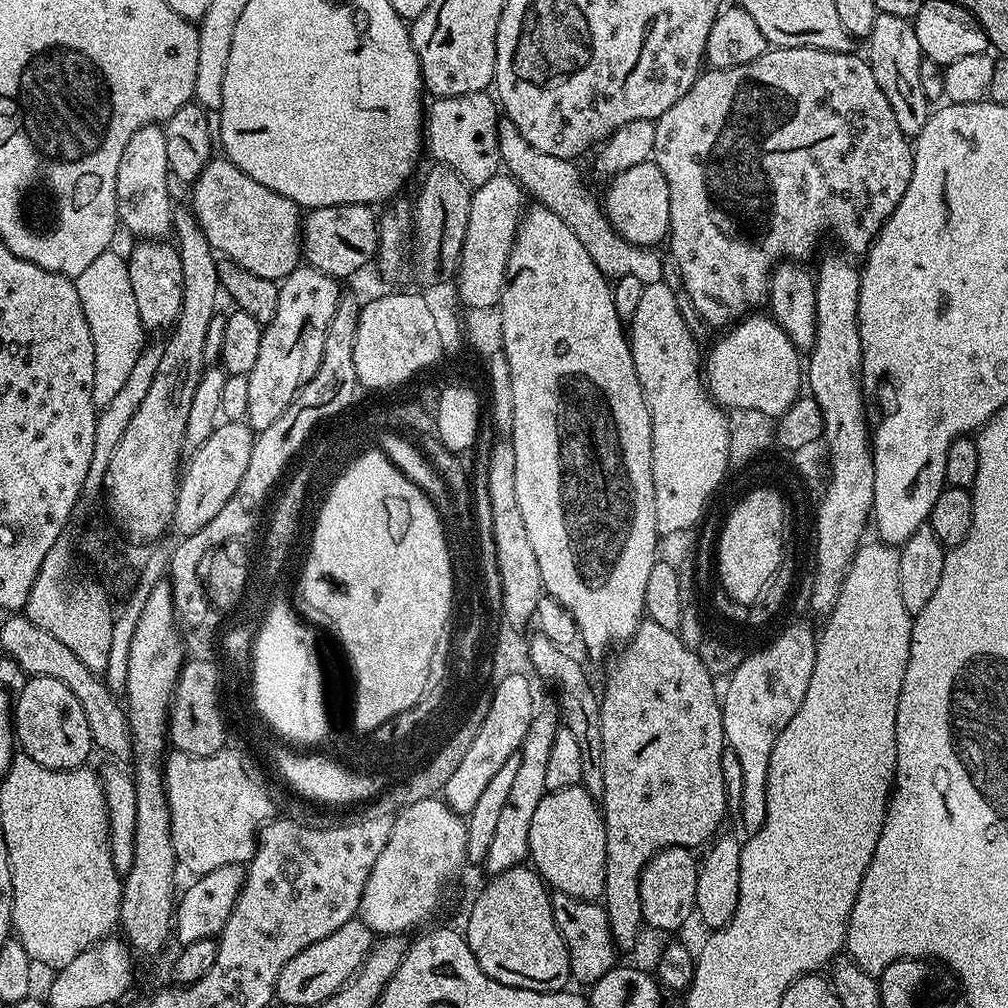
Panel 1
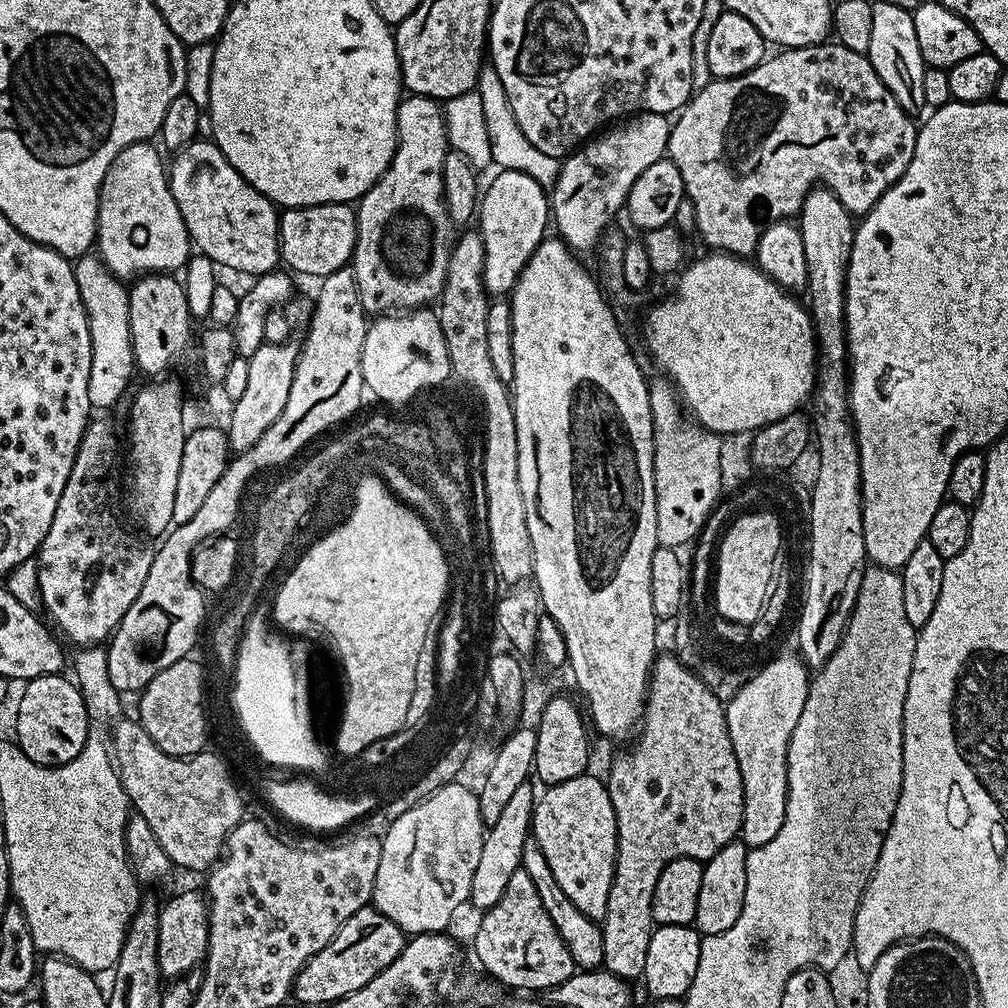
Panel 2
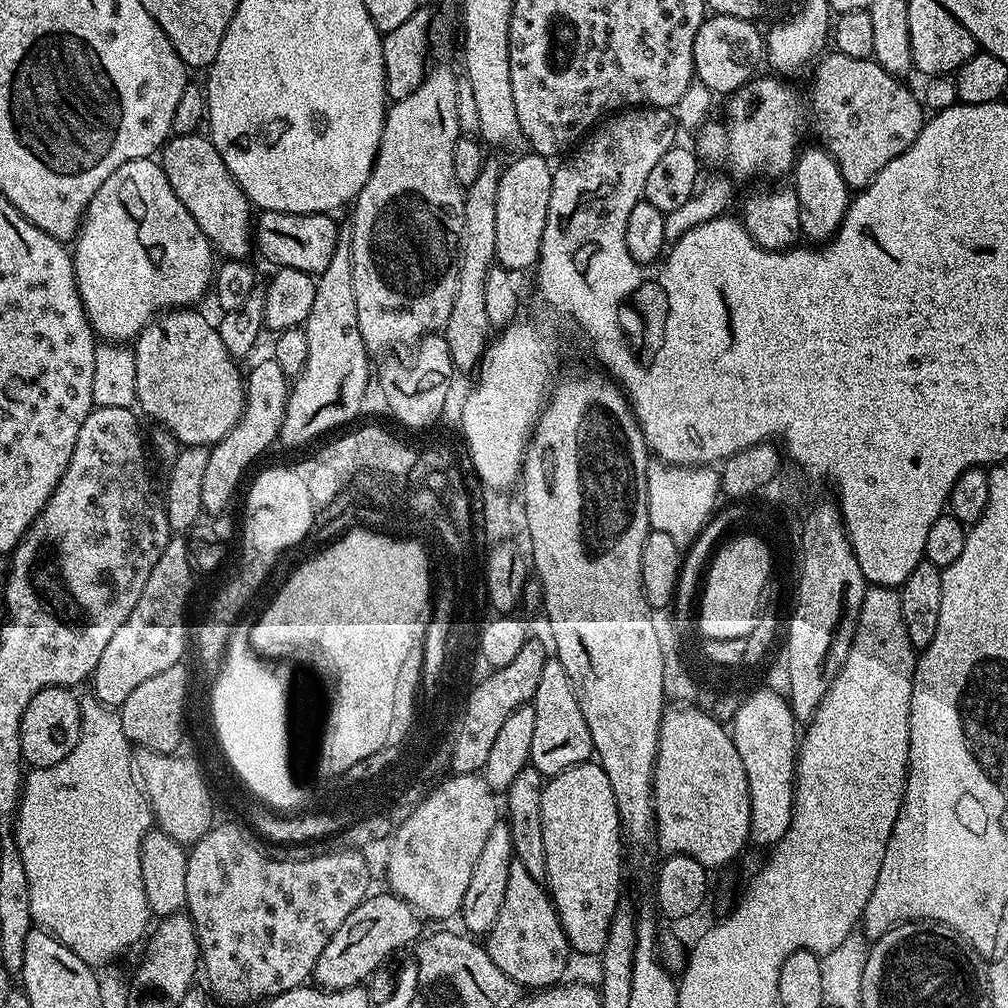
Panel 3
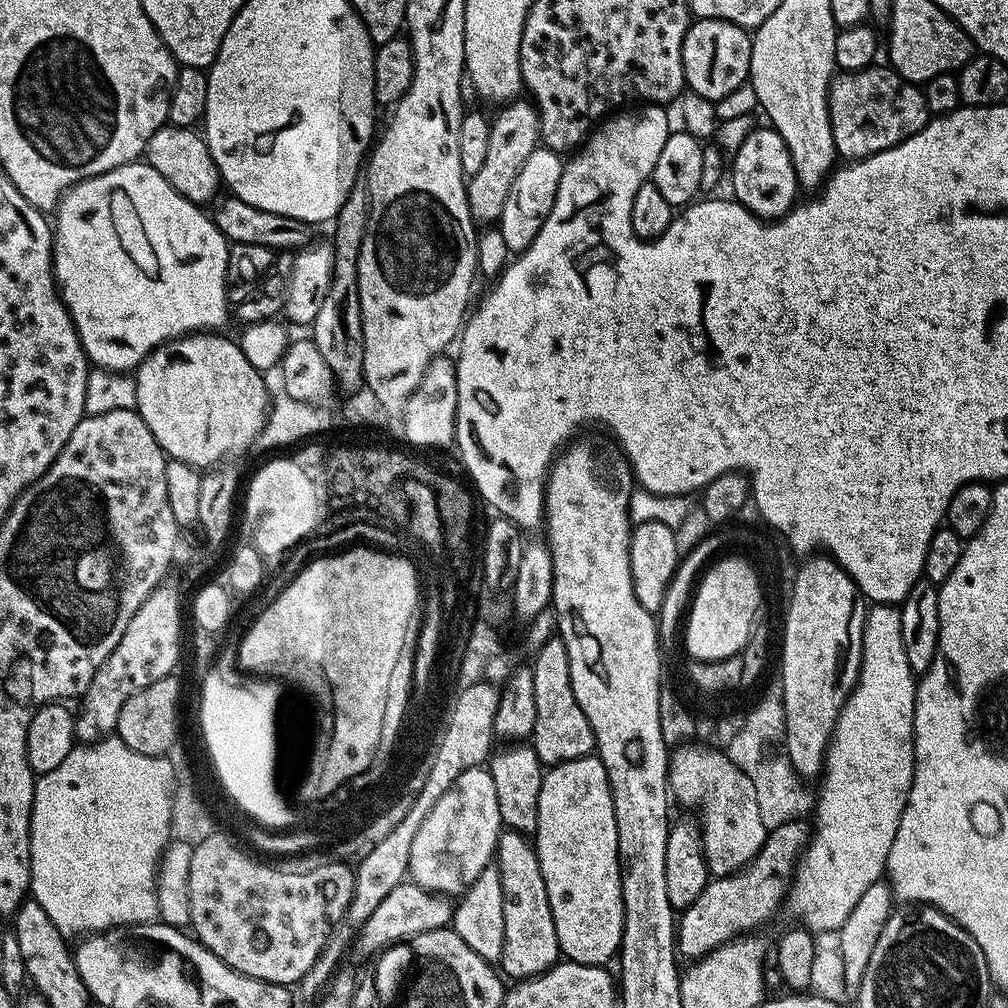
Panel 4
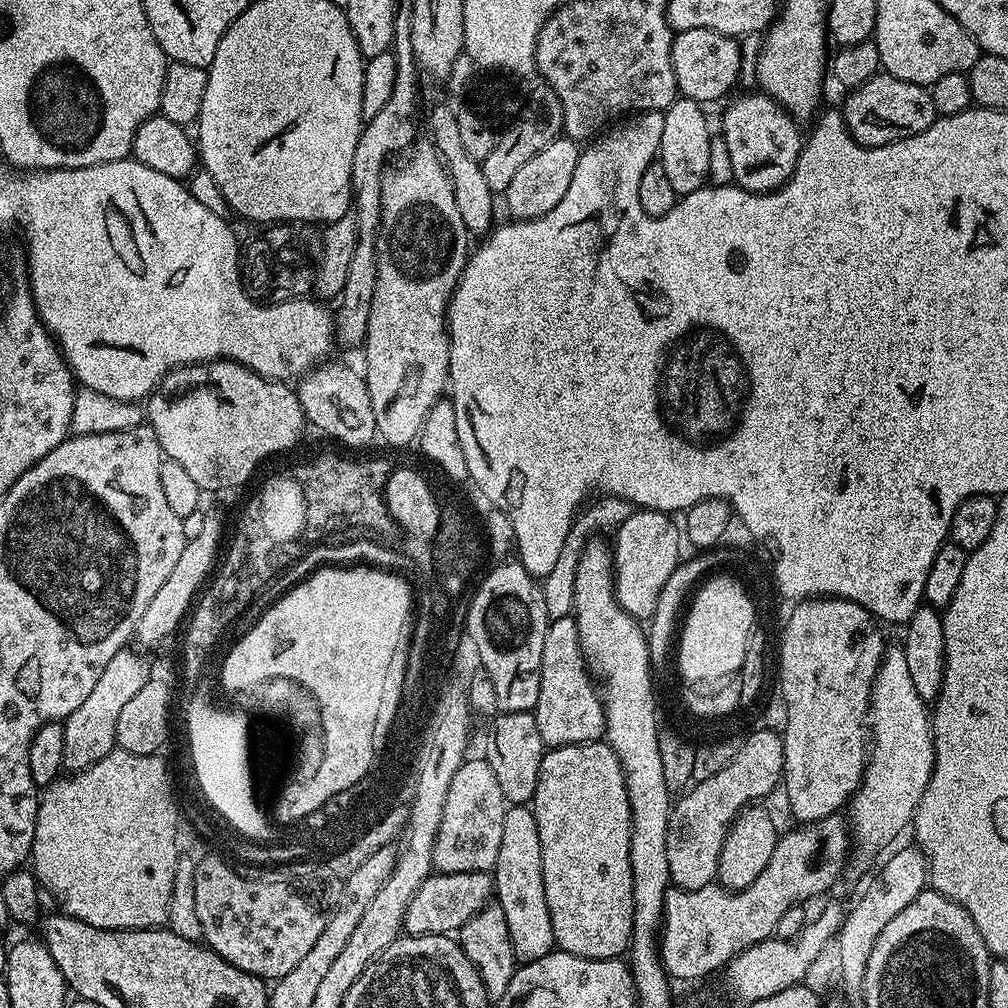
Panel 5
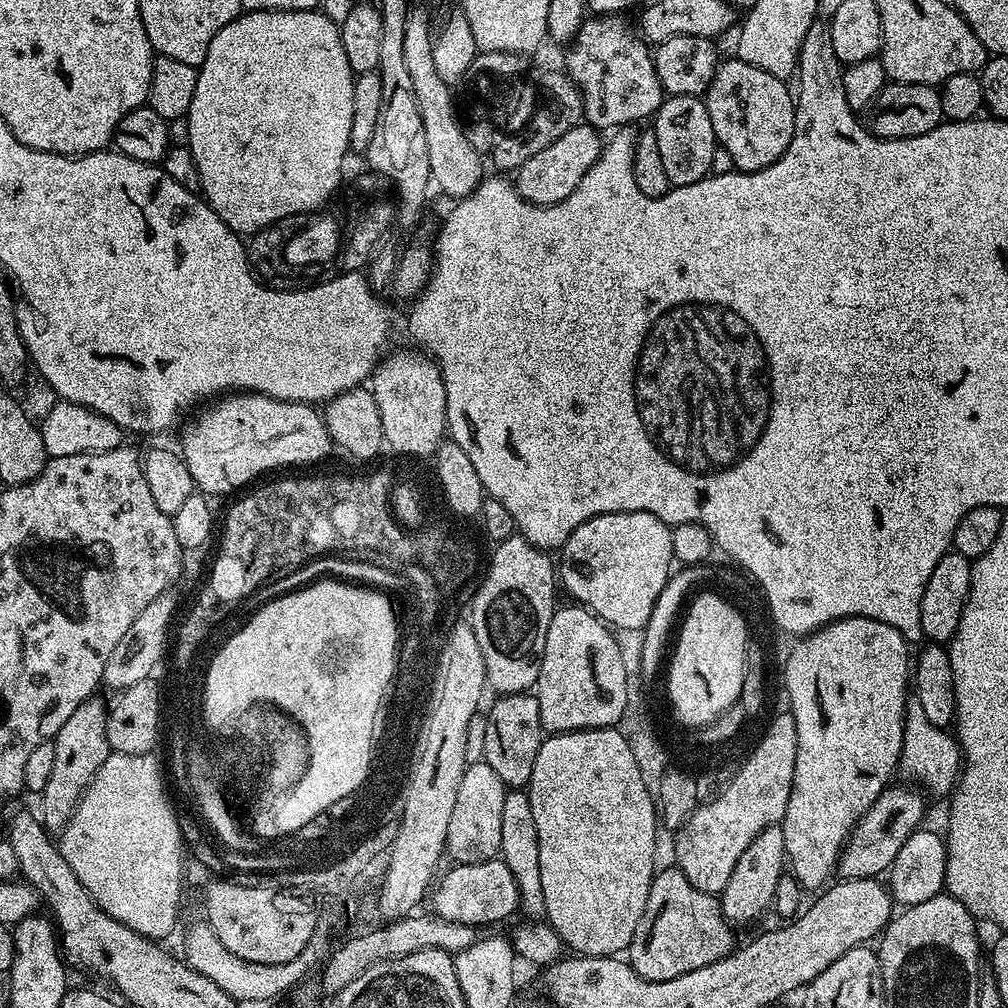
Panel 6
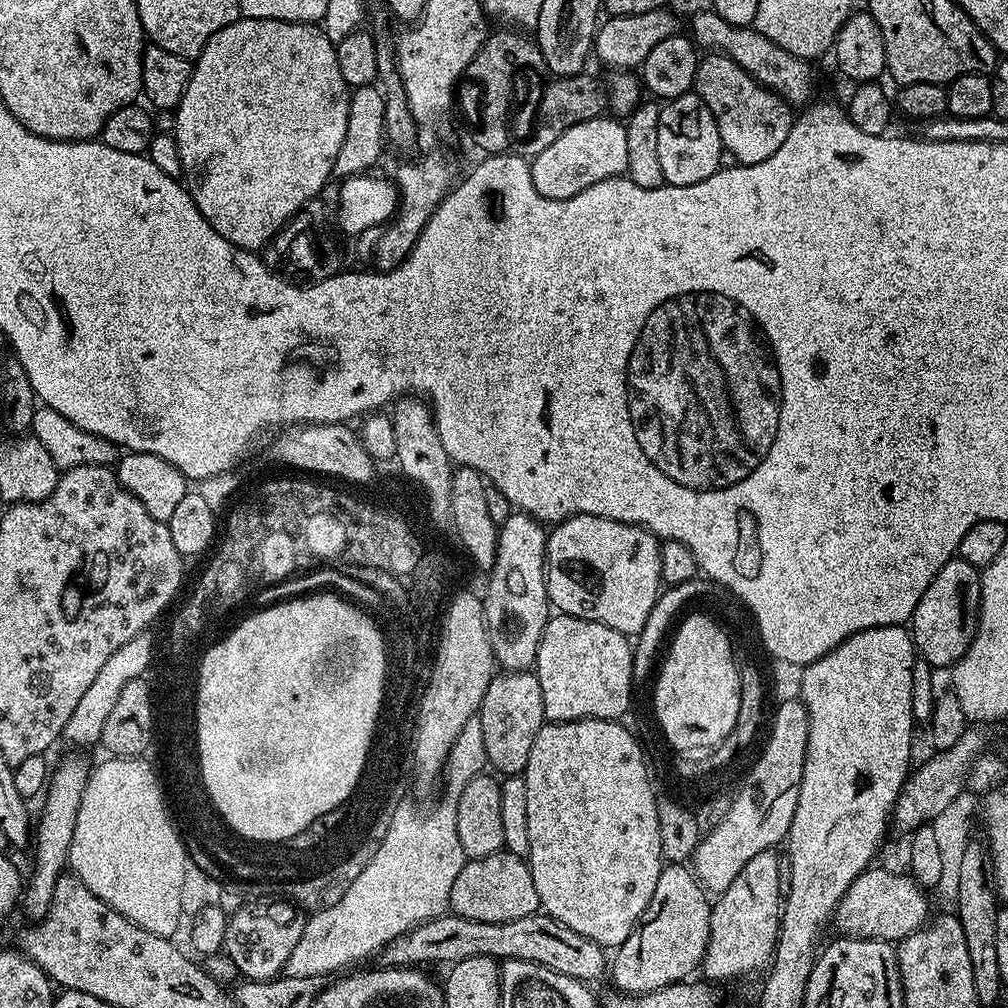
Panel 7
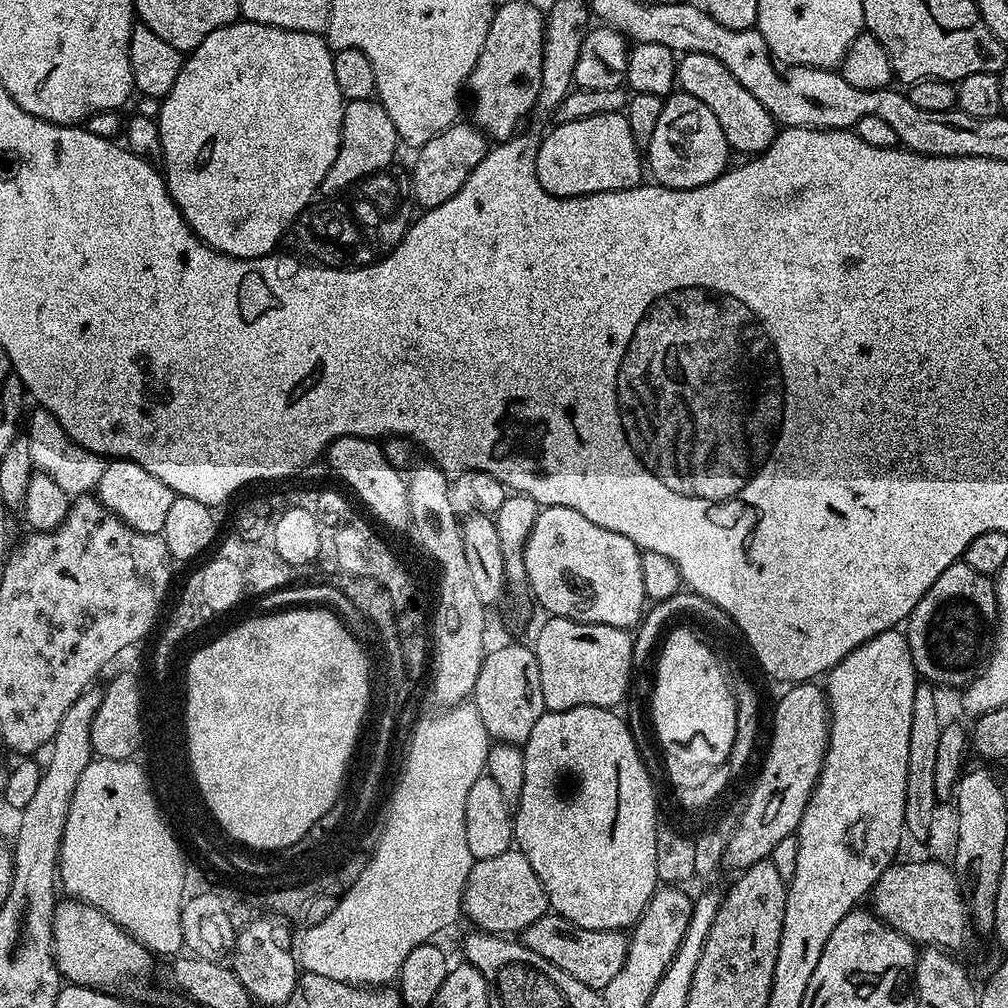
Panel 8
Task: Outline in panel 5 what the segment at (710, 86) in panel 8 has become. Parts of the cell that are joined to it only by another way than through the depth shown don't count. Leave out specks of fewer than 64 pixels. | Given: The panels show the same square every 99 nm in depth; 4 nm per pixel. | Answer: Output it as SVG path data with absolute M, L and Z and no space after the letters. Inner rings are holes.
M753 90L737 100L727 101L728 109L724 112L724 121L720 128L724 131L724 148L728 151L728 164L732 167L732 176L735 187L744 188L748 192L774 192L782 187L790 178L794 166L800 157L800 145L802 132L798 129L797 121L792 119L781 104L773 96L767 96L764 92Z

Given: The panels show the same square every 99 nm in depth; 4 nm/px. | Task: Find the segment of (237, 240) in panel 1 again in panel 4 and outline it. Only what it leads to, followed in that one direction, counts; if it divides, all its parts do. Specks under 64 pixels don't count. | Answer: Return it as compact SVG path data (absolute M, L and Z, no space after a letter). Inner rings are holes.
M165 124L151 135L145 148L146 162L158 170L163 177L188 201L204 206L211 203L221 185L220 173L203 135L192 128Z

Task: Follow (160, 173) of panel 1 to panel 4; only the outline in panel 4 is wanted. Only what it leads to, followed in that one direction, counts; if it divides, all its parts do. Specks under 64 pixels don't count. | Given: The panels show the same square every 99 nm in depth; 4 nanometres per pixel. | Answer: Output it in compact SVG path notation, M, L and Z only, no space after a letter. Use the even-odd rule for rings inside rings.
M147 162L123 164L106 174L98 174L94 178L84 180L69 188L60 197L58 207L54 212L54 239L52 241L52 273L56 275L56 286L60 297L64 300L66 310L76 327L78 338L82 342L84 352L89 361L97 368L106 372L131 373L155 348L177 336L190 336L194 332L220 330L224 323L230 320L230 301L226 290L226 262L230 241L218 230L215 220L201 205L188 201Z

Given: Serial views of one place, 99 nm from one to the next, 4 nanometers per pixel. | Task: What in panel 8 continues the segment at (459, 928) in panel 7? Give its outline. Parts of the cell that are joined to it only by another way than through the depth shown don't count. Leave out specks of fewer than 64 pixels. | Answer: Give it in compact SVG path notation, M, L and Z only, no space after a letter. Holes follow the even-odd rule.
M545 914L538 918L538 922L530 922L530 926L519 933L518 939L524 947L534 950L538 958L546 958L546 962L558 966L558 970L566 970L570 978L578 978L578 982L597 990L604 989L613 980L614 974L622 970L629 941L623 931L586 930L555 914Z

